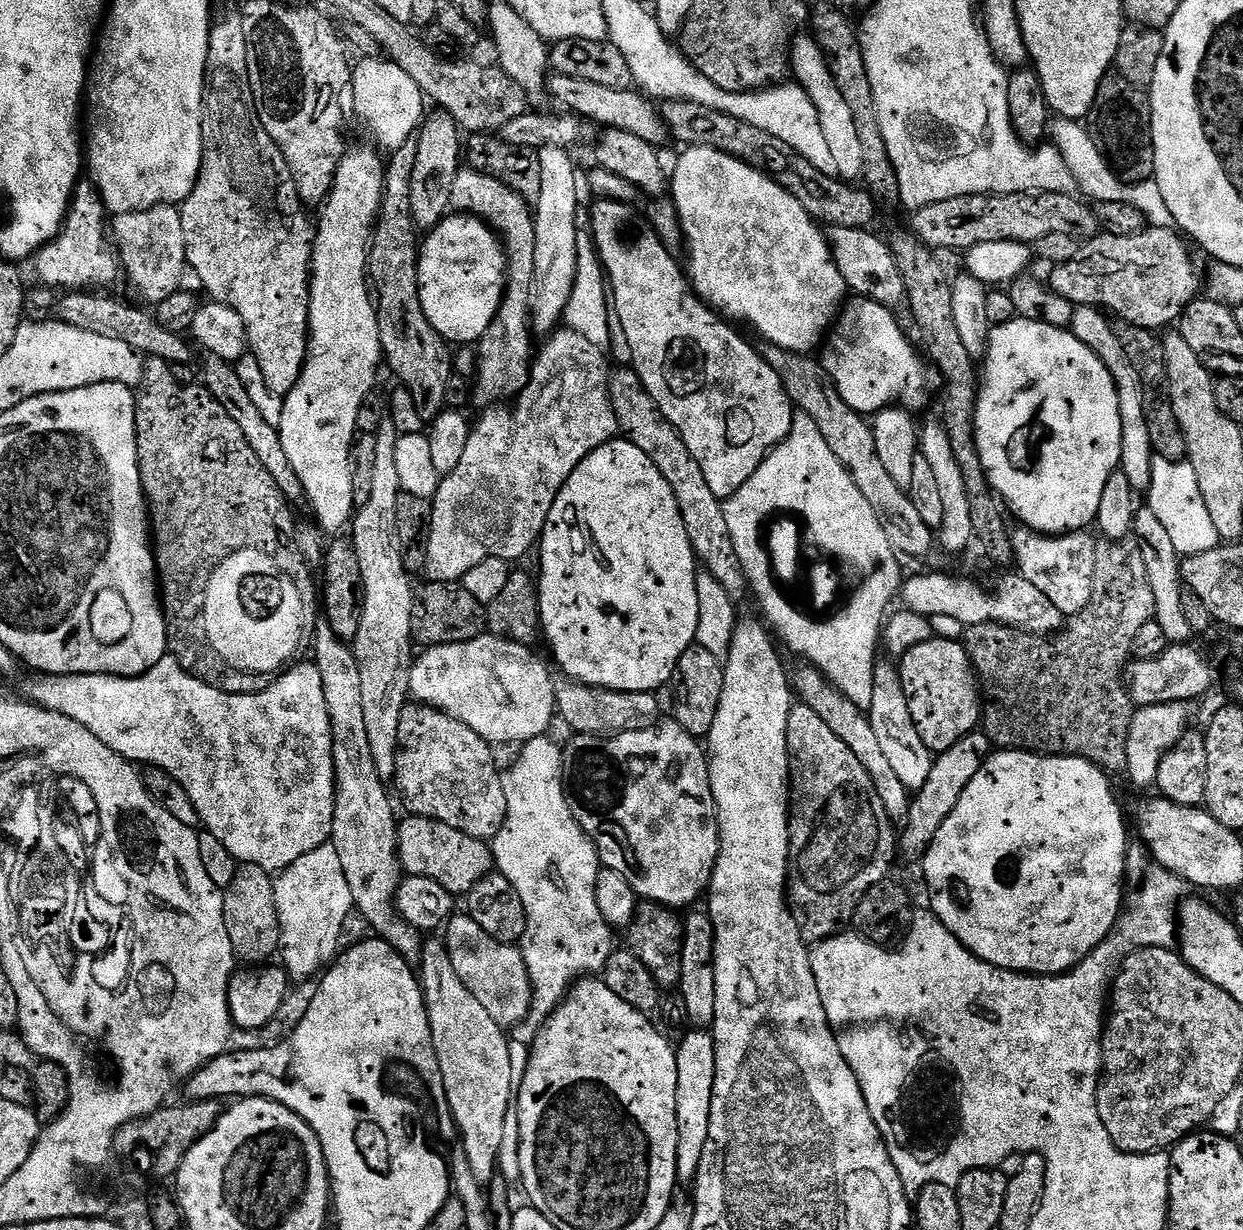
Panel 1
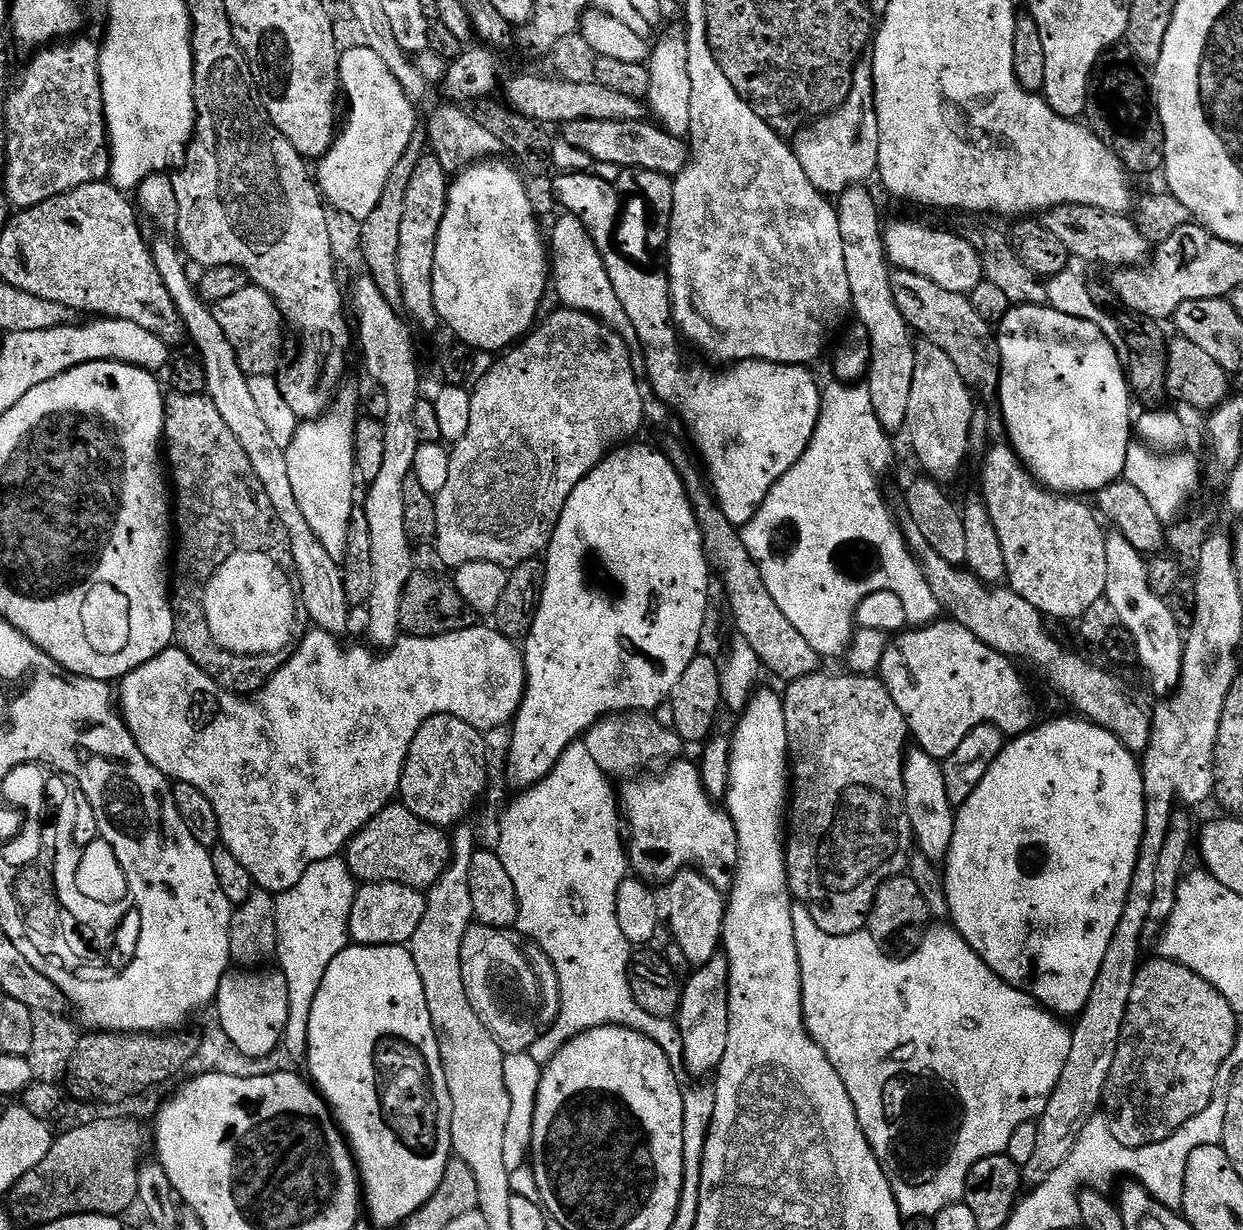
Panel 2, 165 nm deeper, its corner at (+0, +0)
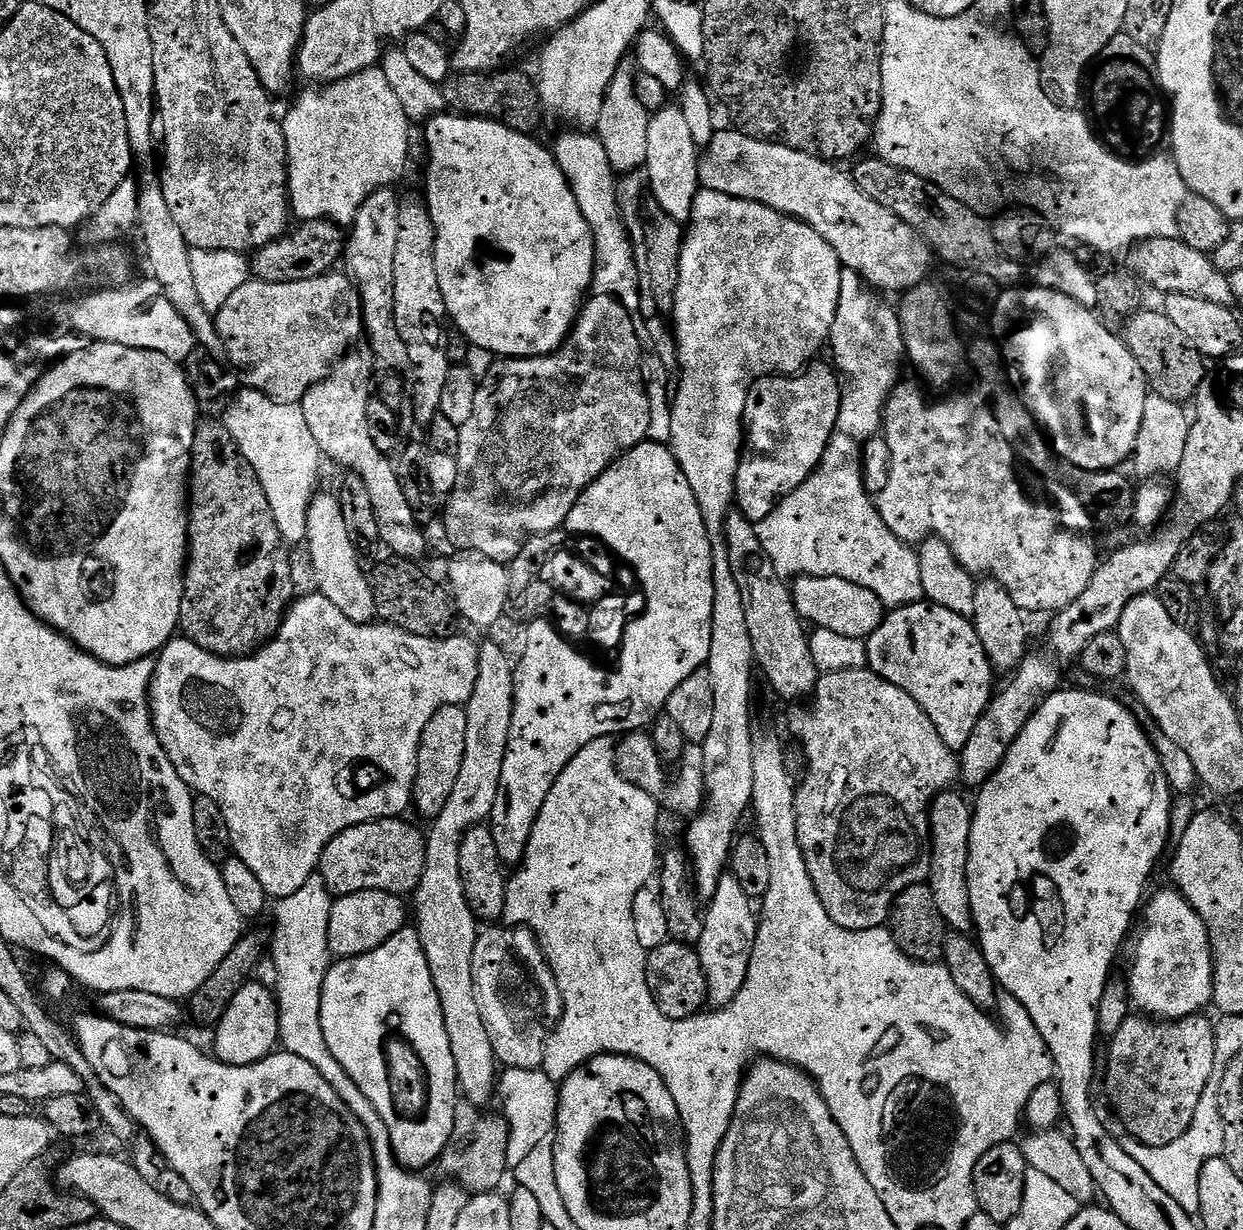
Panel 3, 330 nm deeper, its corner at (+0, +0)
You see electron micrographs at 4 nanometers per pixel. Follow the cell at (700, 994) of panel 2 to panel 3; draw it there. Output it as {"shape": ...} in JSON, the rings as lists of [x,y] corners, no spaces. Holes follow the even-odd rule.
{"shape":[[[725,874],[718,882],[714,898],[707,901],[703,917],[704,925],[698,951],[708,983],[708,1004],[719,1010],[735,998],[746,982],[758,931],[758,912],[753,900],[744,893],[742,886],[738,886],[738,878]]]}

